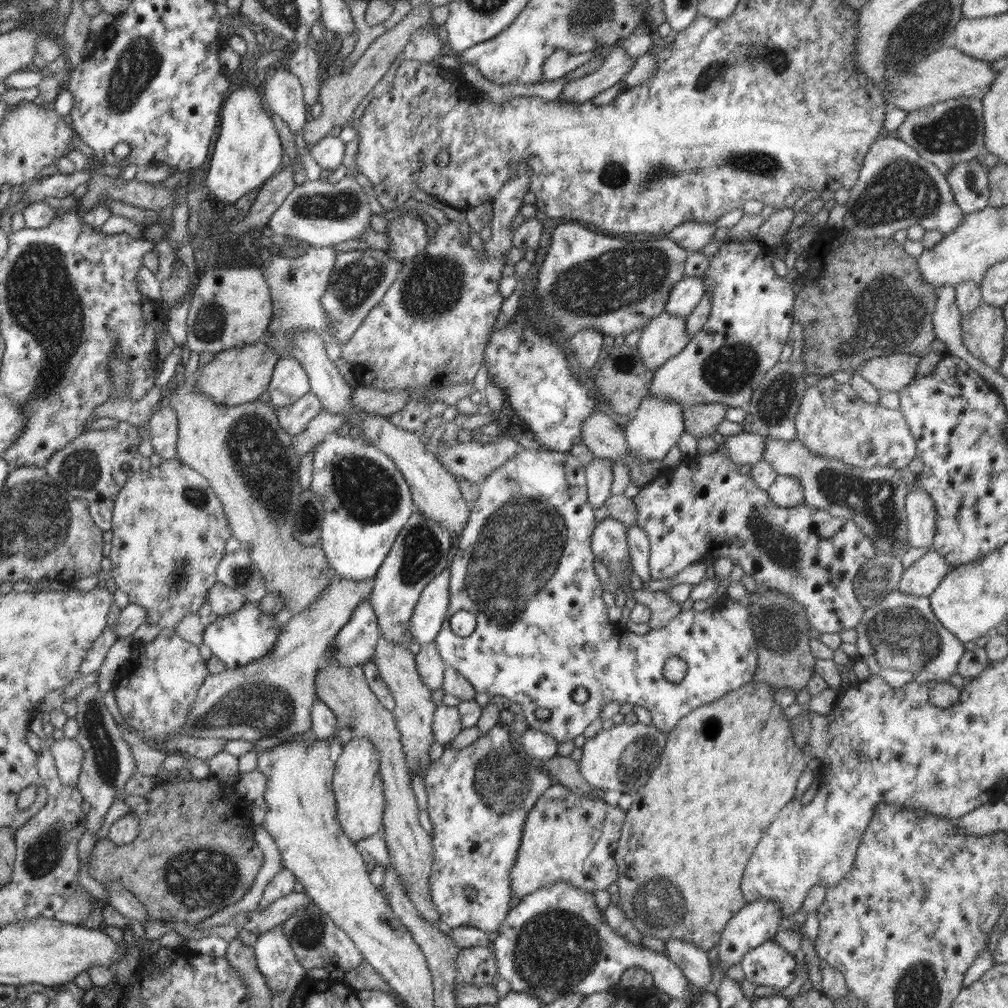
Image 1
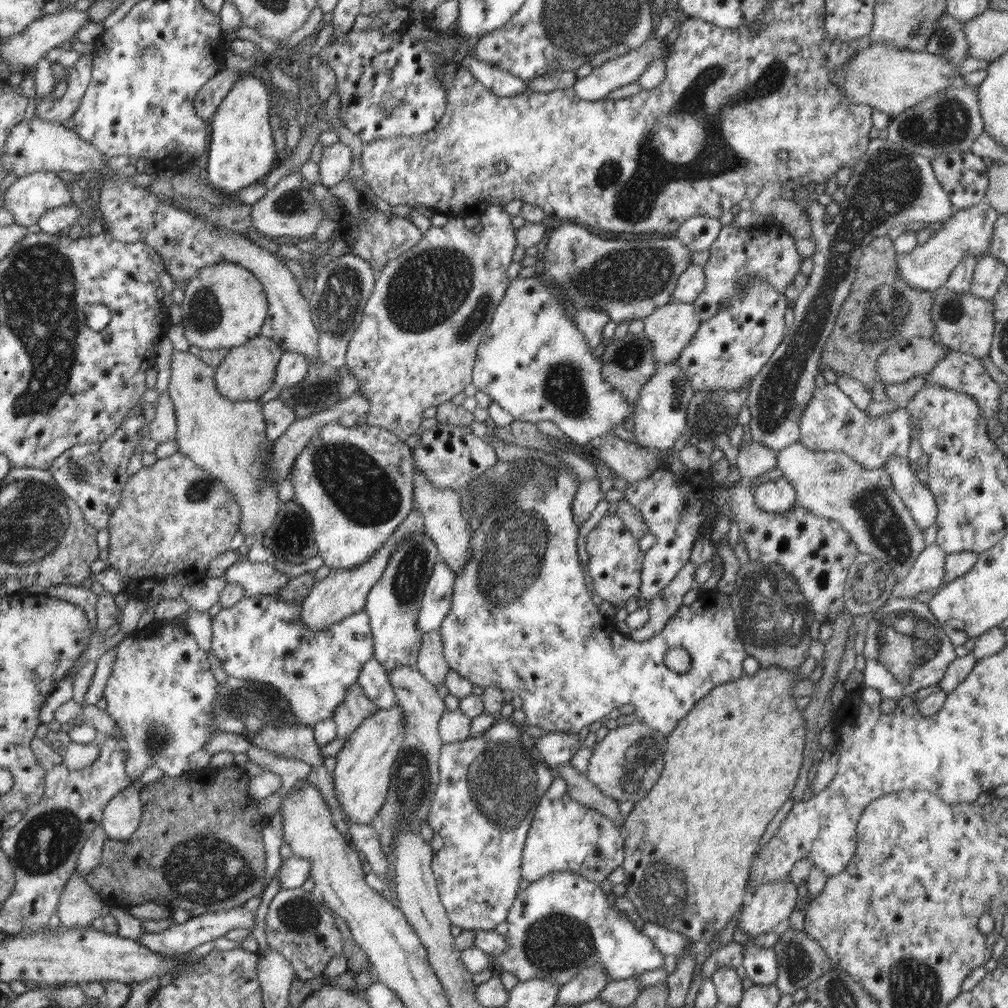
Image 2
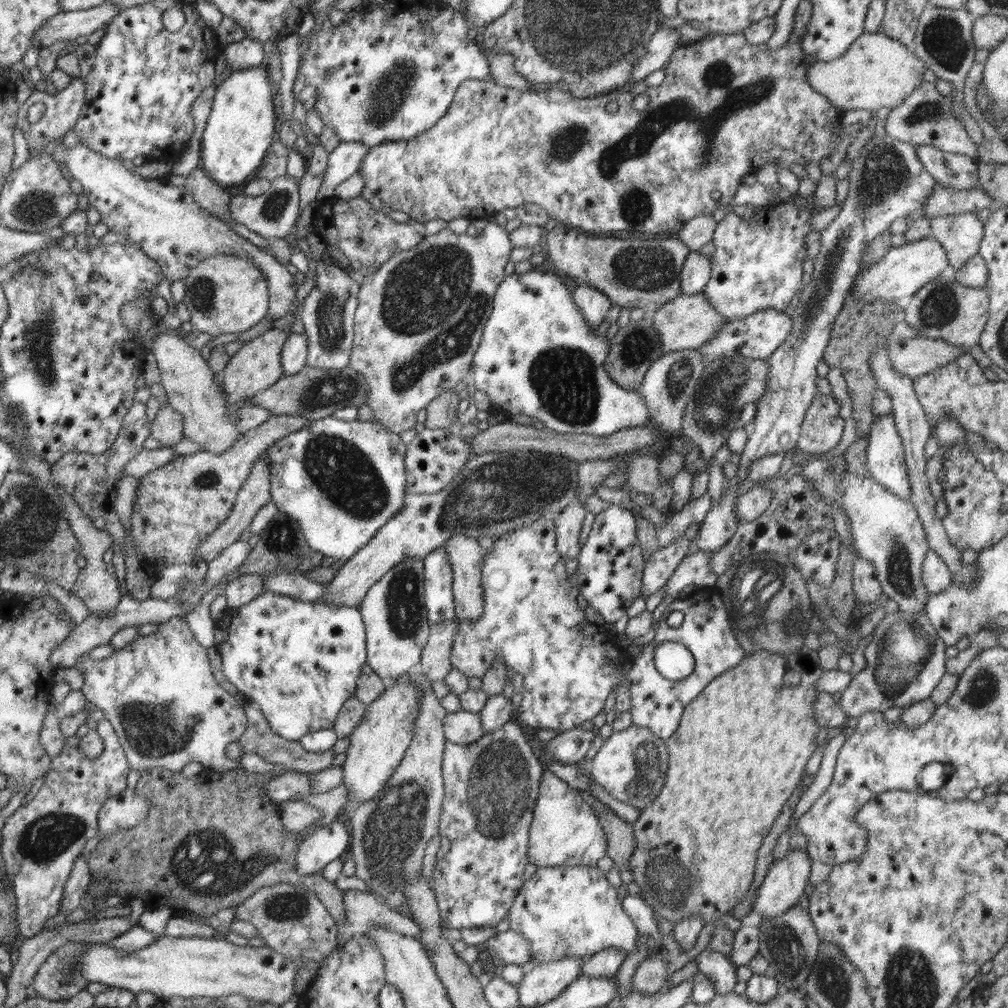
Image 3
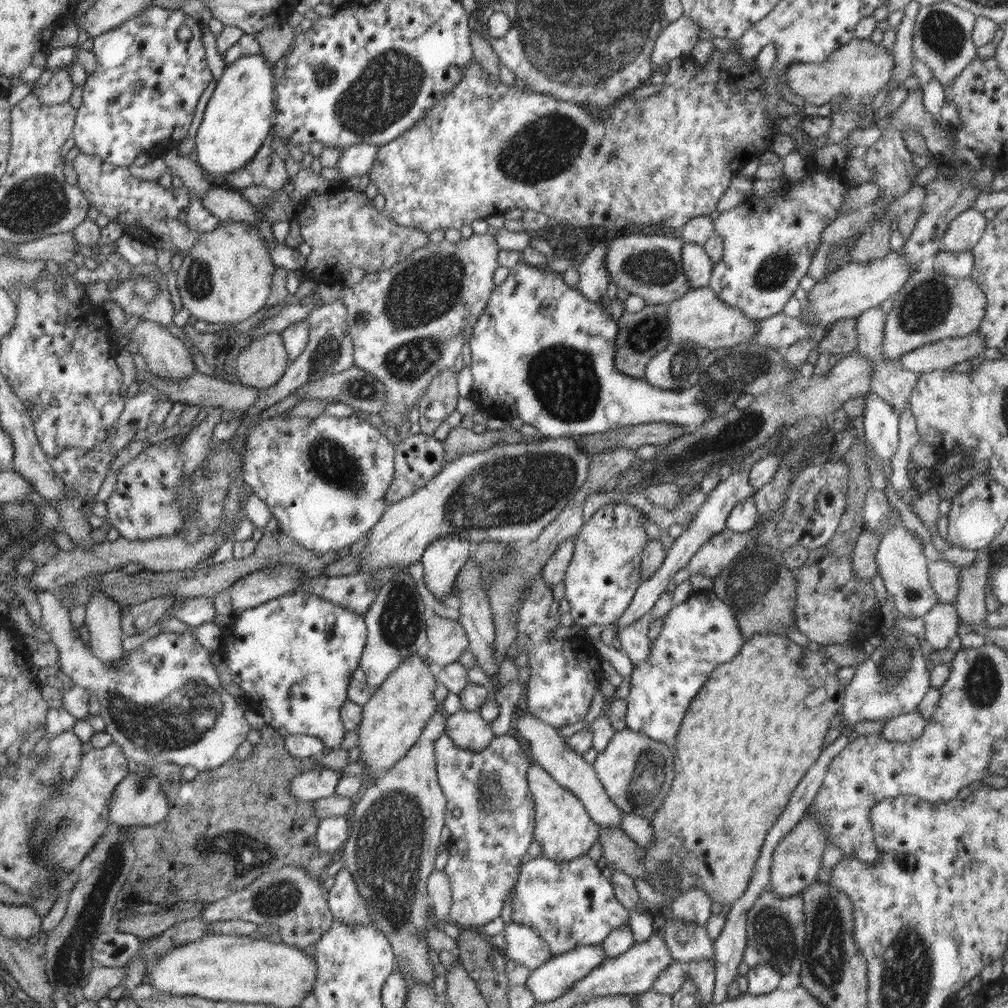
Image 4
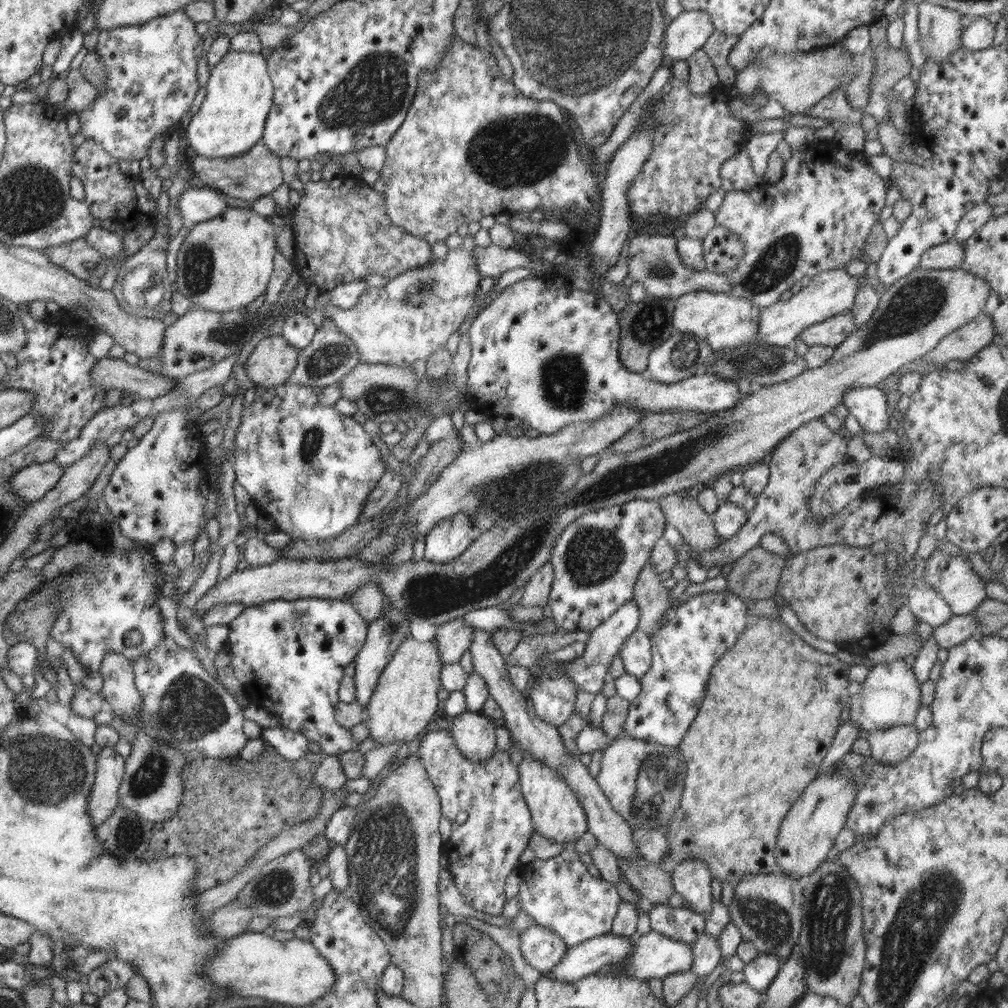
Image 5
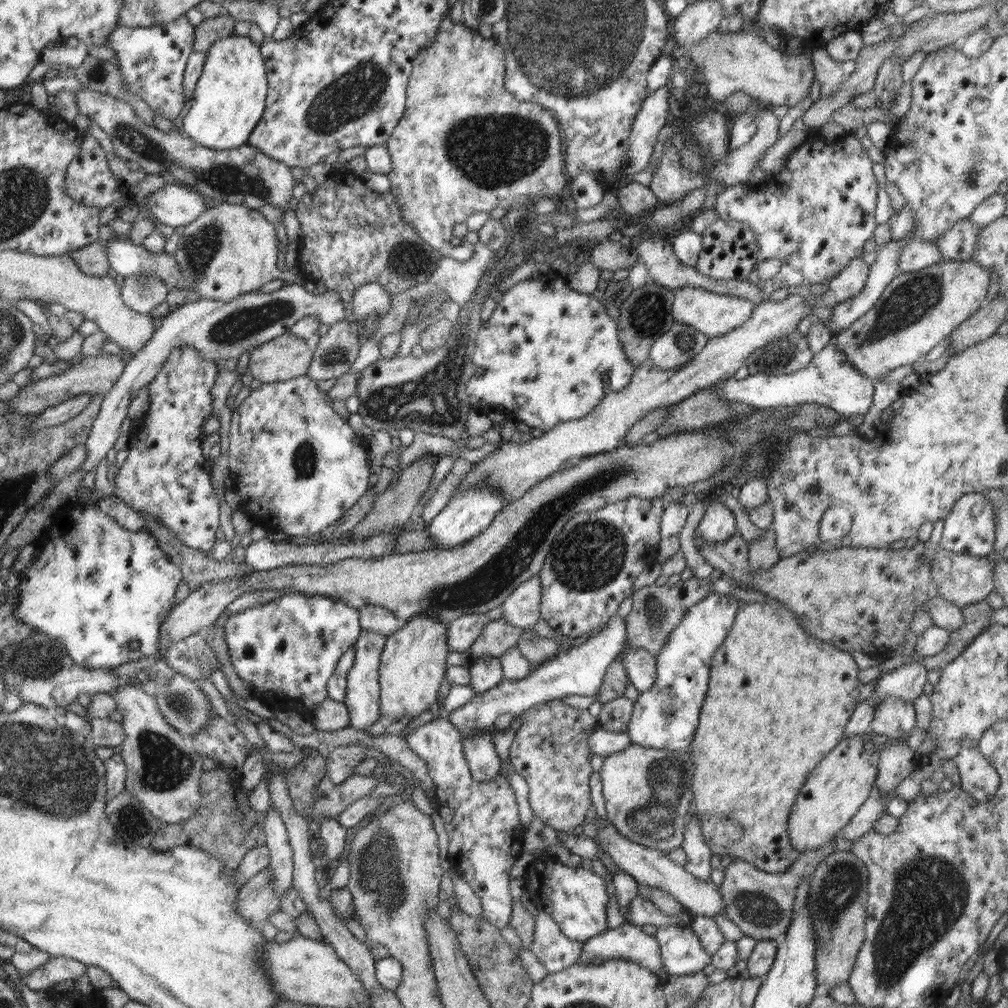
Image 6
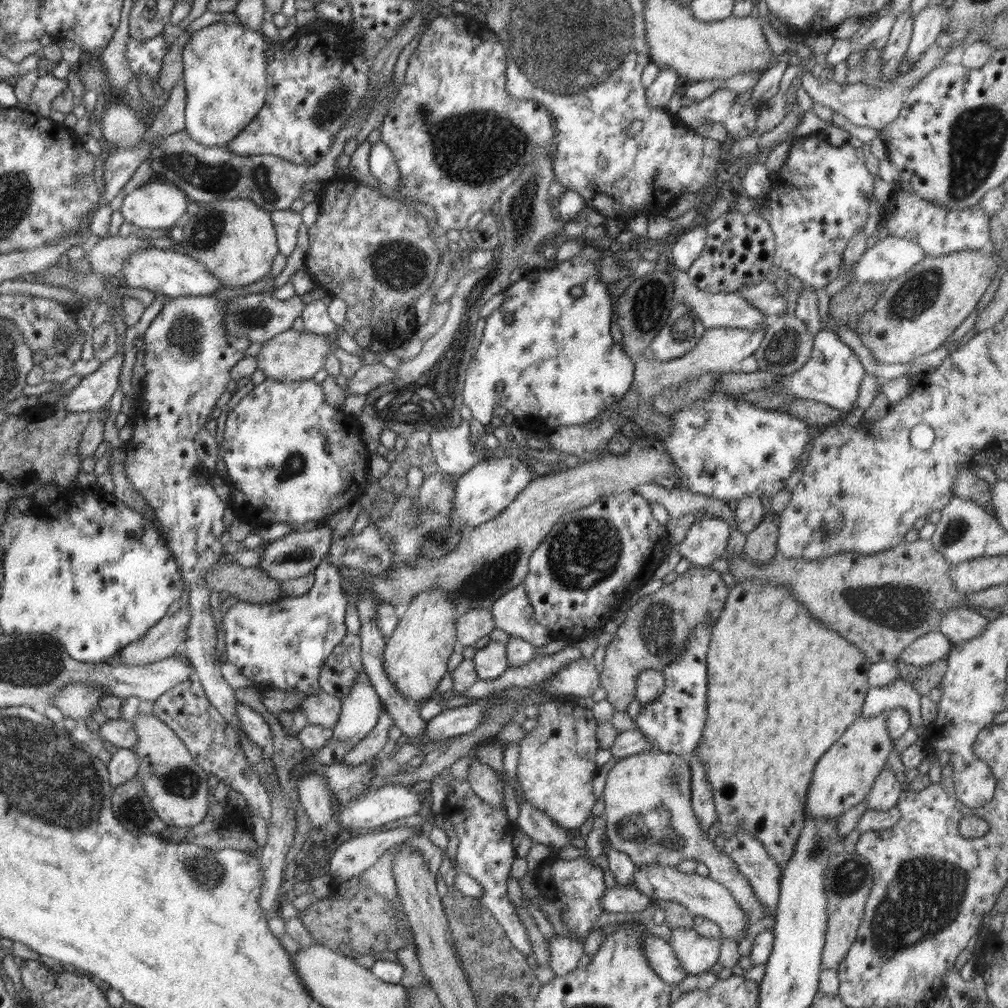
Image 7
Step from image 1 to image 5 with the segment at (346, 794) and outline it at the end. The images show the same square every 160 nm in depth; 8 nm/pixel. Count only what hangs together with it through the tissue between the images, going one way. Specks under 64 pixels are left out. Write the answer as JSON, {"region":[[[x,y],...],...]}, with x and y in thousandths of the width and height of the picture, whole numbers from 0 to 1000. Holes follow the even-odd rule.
{"region":[[[403,632],[393,644],[385,661],[379,666],[371,689],[365,695],[365,723],[367,734],[376,740],[396,738],[400,742],[419,728],[435,704],[438,656],[434,639],[429,636],[417,637],[411,632]]]}

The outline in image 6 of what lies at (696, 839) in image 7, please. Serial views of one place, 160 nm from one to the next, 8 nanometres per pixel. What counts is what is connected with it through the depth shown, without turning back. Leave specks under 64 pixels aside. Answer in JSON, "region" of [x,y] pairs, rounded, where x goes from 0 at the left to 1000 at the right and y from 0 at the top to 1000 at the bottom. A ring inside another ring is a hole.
{"region":[[[627,737],[619,745],[601,750],[594,768],[598,776],[603,813],[606,813],[615,827],[627,835],[658,846],[675,841],[688,792],[688,766],[688,757],[682,746],[641,742]],[[829,831],[823,832],[813,841],[794,846],[785,857],[785,861],[776,866],[758,865],[743,855],[728,852],[720,861],[717,861],[717,875],[712,880],[720,909],[732,918],[740,929],[751,934],[768,934],[770,938],[778,937],[781,919],[787,907],[800,895],[803,875],[810,859],[826,846],[828,836]]]}

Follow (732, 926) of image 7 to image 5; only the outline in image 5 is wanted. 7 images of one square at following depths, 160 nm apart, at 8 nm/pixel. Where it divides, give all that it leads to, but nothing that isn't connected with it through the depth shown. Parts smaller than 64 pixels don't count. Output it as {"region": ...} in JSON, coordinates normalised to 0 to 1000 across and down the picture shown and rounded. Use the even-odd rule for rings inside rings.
{"region":[[[469,624],[467,642],[464,646],[467,649],[468,663],[482,677],[486,690],[500,706],[497,716],[504,722],[511,741],[526,747],[531,753],[536,753],[542,760],[556,765],[581,808],[583,824],[589,827],[595,838],[602,839],[603,843],[608,845],[612,851],[613,849],[632,851],[635,847],[628,834],[628,821],[607,803],[607,799],[597,786],[592,773],[587,772],[584,767],[582,759],[573,750],[563,747],[563,743],[560,741],[560,734],[554,727],[554,721],[540,716],[528,704],[524,703],[524,698],[517,687],[508,680],[502,655],[490,641],[487,628],[478,624]]]}

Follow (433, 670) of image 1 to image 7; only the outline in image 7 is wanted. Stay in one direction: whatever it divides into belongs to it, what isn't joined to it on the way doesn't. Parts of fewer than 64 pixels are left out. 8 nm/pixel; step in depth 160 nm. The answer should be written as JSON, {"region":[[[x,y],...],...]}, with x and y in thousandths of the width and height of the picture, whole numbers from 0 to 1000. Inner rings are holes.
{"region":[[[487,604],[459,606],[451,616],[453,642],[469,641],[475,633],[485,630],[490,623]]]}

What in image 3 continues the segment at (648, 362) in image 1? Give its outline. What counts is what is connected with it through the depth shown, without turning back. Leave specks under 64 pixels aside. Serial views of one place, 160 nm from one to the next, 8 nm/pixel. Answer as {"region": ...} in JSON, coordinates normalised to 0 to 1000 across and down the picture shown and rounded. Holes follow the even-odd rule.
{"region":[[[697,290],[686,293],[675,291],[671,296],[645,312],[645,319],[649,321],[651,331],[655,333],[659,349],[693,347],[710,334],[712,326],[720,320],[720,317],[718,313],[712,312],[712,309],[708,308]]]}

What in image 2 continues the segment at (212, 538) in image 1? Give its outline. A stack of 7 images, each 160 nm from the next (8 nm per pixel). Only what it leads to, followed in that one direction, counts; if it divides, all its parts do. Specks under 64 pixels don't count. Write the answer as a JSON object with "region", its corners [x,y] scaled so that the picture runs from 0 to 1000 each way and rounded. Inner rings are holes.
{"region":[[[176,449],[156,457],[151,462],[142,463],[137,468],[128,472],[127,477],[123,479],[120,486],[120,493],[117,502],[111,507],[107,519],[108,541],[106,543],[108,548],[108,555],[106,560],[111,561],[121,571],[126,575],[125,590],[132,591],[139,595],[157,594],[159,596],[174,594],[180,591],[181,584],[184,581],[194,579],[198,575],[206,572],[206,560],[213,554],[216,554],[220,548],[228,545],[228,538],[234,527],[237,526],[238,518],[238,501],[234,498],[232,491],[227,489],[227,486],[219,481],[219,478],[214,476],[212,472],[202,468],[198,462],[190,458],[187,451]]]}

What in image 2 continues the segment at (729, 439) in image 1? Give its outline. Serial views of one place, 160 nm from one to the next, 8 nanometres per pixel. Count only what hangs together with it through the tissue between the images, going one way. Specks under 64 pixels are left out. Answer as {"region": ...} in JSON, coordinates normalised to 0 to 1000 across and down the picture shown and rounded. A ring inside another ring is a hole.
{"region":[[[746,437],[742,441],[733,445],[729,461],[736,474],[749,476],[770,463],[770,453],[769,445]]]}

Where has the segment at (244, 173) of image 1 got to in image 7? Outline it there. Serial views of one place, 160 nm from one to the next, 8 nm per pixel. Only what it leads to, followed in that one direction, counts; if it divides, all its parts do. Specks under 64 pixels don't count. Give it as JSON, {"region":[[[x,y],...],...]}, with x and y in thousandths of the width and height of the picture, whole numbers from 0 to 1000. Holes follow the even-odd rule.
{"region":[[[217,21],[192,31],[187,37],[181,50],[181,80],[185,86],[184,130],[194,141],[204,145],[223,144],[254,116],[262,105],[265,92],[265,45],[258,30],[253,31],[242,25]]]}

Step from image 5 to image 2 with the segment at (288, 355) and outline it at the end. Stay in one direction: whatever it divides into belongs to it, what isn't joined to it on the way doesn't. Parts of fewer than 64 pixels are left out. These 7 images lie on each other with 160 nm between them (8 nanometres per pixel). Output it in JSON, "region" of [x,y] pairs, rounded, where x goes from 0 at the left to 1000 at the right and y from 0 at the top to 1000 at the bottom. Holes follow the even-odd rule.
{"region":[[[253,334],[248,339],[230,344],[218,363],[213,365],[213,382],[219,392],[230,399],[258,396],[273,380],[273,371],[280,347],[268,335]]]}

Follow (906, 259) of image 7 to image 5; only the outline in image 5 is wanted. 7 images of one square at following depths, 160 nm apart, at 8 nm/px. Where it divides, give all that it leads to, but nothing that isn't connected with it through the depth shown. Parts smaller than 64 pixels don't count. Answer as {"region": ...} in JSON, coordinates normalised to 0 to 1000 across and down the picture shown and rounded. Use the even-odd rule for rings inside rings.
{"region":[[[943,238],[921,246],[913,258],[912,267],[948,268],[956,262],[958,243]]]}

